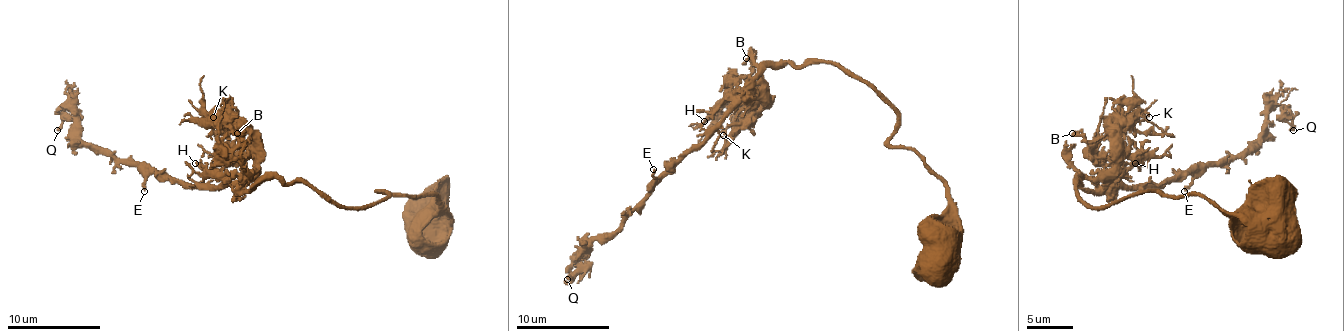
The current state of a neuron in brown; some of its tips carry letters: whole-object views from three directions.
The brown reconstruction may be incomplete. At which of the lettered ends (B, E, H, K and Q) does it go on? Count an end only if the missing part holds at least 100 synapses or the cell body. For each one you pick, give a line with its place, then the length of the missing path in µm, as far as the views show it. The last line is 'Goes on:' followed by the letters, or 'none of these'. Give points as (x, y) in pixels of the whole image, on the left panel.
Q: at (57, 130); about 60 µm are missing
Goes on: Q

